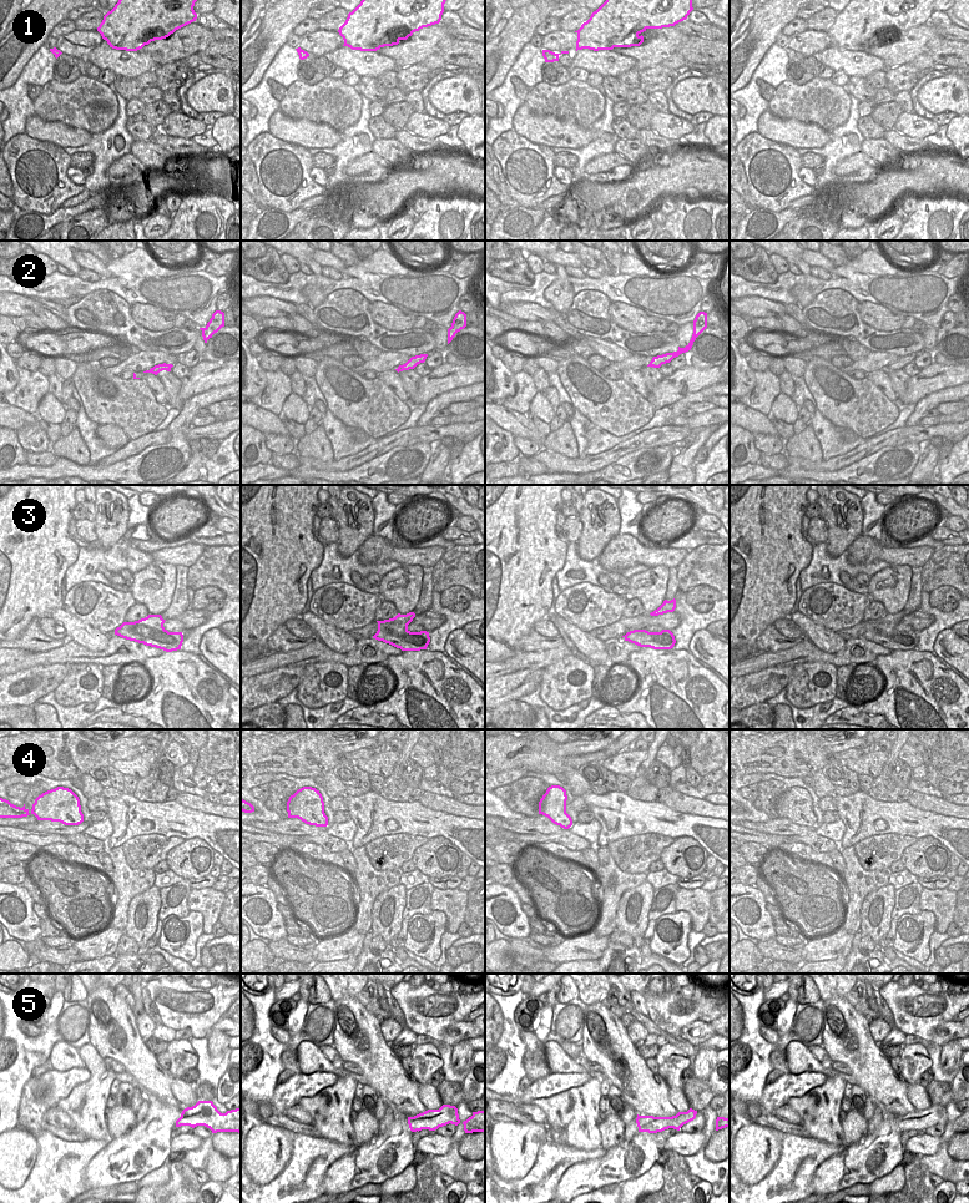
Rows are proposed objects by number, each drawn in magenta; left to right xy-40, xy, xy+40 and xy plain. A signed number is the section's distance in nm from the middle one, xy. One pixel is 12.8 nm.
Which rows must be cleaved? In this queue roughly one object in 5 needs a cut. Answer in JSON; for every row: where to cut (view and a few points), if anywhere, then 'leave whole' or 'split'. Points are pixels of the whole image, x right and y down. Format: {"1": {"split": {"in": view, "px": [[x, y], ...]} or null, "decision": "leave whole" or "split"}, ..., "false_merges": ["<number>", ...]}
{"1": {"split": null, "decision": "leave whole"}, "2": {"split": {"in": "xy", "px": [[405, 363], [415, 365]]}, "decision": "split"}, "3": {"split": null, "decision": "leave whole"}, "4": {"split": null, "decision": "leave whole"}, "5": {"split": null, "decision": "leave whole"}, "false_merges": ["2"]}

